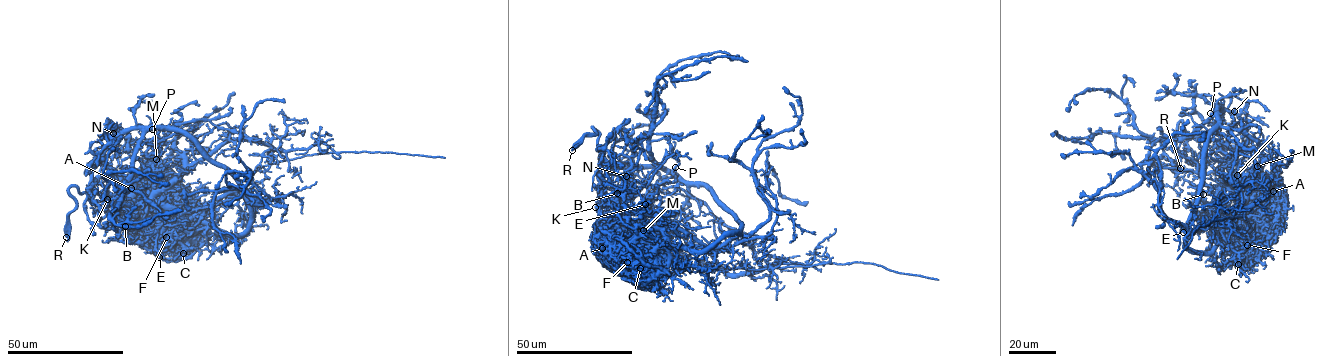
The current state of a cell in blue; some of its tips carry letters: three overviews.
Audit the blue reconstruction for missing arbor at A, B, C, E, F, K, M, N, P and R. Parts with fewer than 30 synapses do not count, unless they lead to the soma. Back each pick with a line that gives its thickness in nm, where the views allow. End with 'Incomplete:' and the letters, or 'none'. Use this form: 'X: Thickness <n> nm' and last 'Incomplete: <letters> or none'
R: Thickness 320 nm
Incomplete: R

